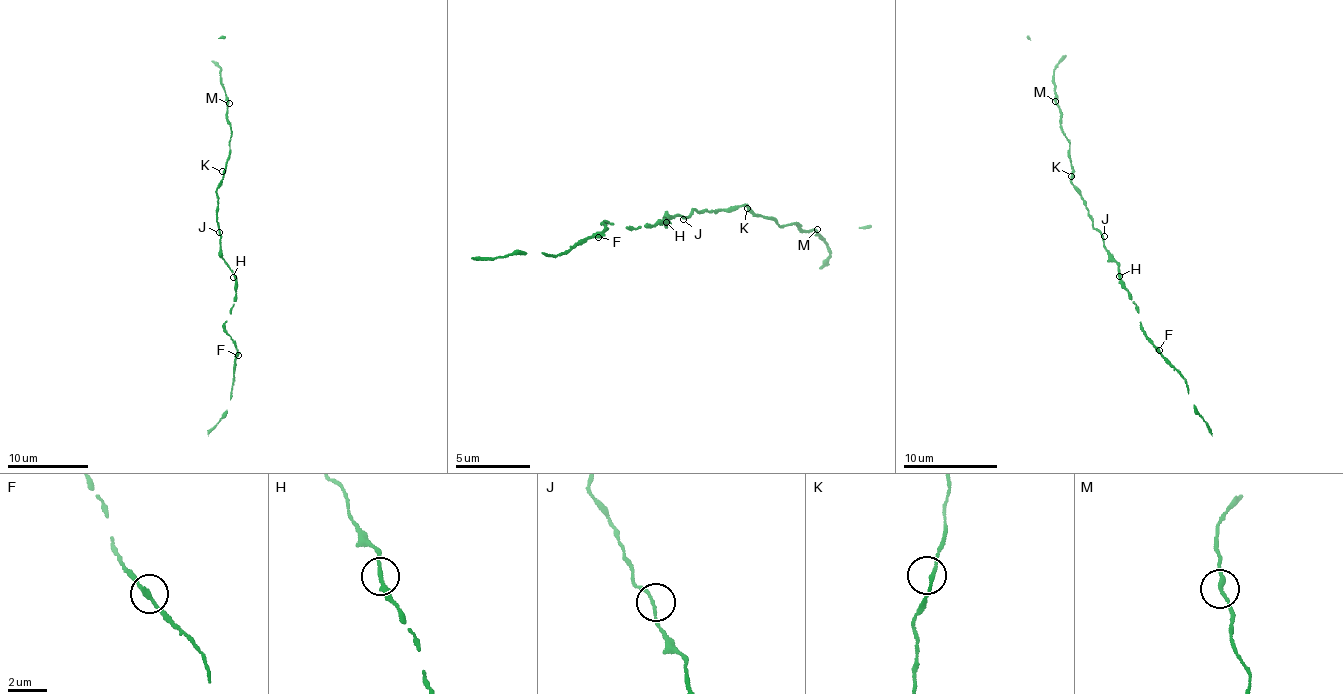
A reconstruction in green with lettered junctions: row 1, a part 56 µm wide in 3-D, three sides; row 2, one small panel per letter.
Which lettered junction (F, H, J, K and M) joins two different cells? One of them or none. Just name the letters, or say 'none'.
none

